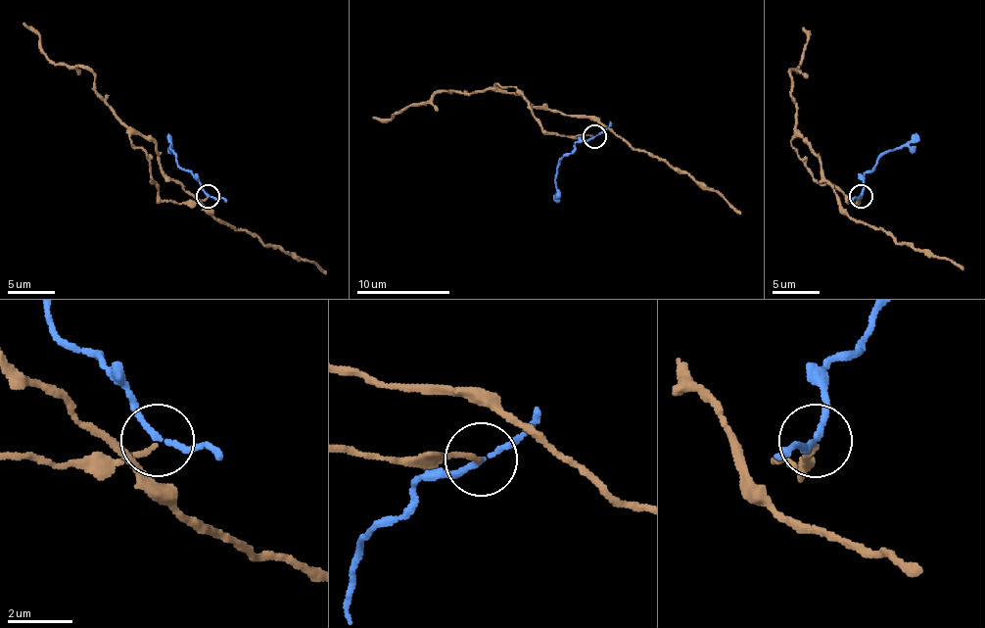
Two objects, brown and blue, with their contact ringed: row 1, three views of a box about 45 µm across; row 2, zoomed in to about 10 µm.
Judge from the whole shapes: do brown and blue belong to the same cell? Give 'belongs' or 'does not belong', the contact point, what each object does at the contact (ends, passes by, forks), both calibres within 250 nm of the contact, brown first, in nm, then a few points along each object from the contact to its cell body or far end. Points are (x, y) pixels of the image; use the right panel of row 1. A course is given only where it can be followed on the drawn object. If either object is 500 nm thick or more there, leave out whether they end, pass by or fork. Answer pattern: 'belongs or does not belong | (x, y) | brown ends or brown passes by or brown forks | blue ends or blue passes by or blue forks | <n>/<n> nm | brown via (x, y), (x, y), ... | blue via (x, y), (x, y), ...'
does not belong | (861, 196) | brown ends | blue passes by | 140/160 nm | brown via (860, 196), (855, 204), (820, 183), (792, 139), (803, 139), (820, 160), (852, 217), (963, 269) | blue via (860, 196), (863, 178), (877, 160), (919, 136)

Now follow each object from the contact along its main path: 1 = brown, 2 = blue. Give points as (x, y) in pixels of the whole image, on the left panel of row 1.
1: (209, 197), (181, 204), (161, 199), (150, 163), (130, 136), (148, 137), (159, 168), (214, 217), (324, 273)
2: (209, 197), (169, 148), (170, 137)

